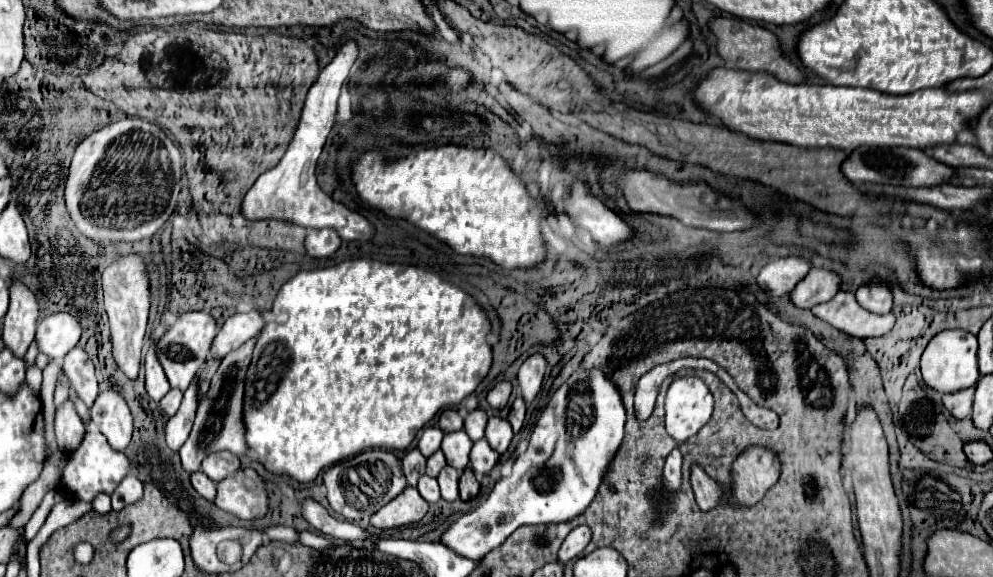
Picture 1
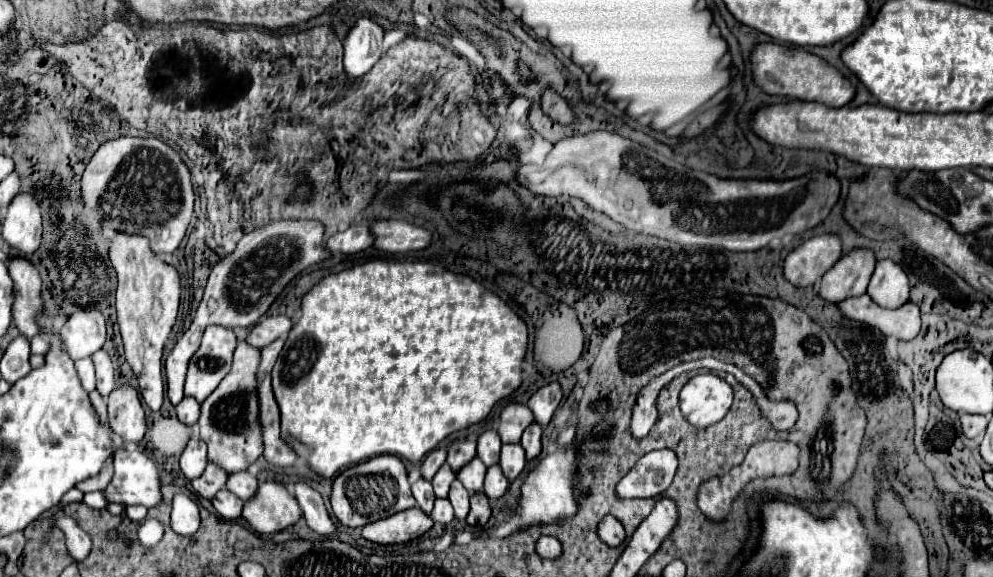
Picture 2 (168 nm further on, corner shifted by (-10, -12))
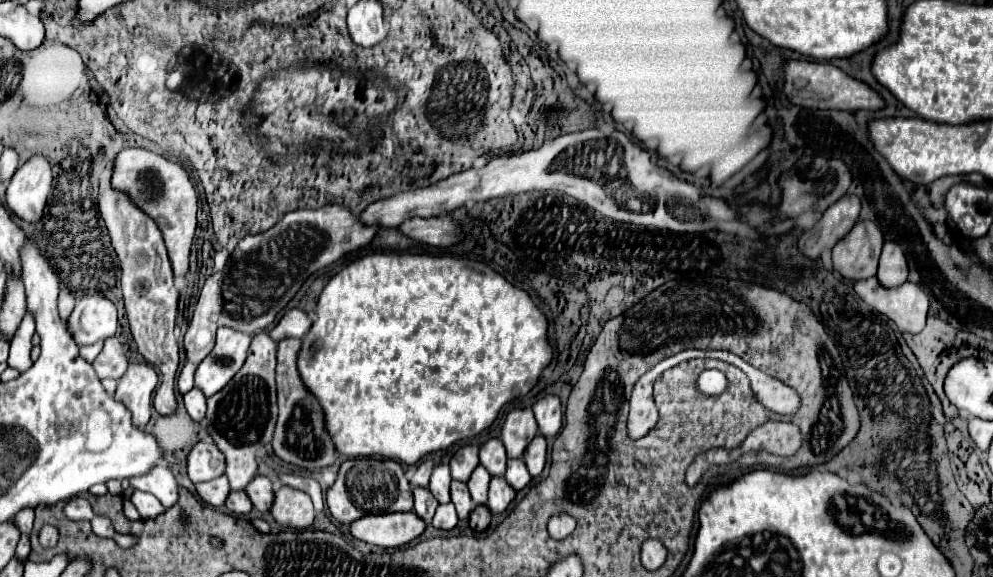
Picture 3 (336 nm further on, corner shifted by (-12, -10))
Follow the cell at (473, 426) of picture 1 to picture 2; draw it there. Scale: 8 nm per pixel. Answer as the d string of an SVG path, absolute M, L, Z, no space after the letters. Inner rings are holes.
M485 431L481 437L479 437L479 443L477 443L477 457L487 465L497 465L499 463L499 453L501 453L501 439L497 435L497 431Z

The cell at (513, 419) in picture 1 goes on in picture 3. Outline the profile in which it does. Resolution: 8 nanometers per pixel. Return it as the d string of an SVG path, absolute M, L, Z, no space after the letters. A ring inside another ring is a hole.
M537 435L531 441L531 445L525 449L525 465L533 477L537 477L545 467L545 449L547 449L547 443L543 435Z

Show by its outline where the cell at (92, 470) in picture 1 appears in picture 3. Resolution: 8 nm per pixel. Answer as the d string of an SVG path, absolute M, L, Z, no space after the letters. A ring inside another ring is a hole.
M165 463L155 465L155 469L151 469L151 473L131 477L129 485L133 489L155 495L163 507L171 507L177 503L177 481Z

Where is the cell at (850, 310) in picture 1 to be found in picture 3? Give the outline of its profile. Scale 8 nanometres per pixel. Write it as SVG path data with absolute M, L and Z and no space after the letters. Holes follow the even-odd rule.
M877 277L855 283L855 293L875 311L887 315L905 333L919 333L925 327L929 299L915 283L903 283L897 289L885 289Z

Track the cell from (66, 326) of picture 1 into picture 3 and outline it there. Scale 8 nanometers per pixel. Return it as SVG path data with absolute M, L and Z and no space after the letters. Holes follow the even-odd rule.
M89 295L77 301L67 323L79 347L93 345L115 335L117 309L103 295Z

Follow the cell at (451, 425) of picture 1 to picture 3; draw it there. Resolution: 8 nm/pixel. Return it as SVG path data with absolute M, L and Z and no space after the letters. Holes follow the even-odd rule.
M465 445L453 455L453 459L449 463L453 479L459 479L459 481L467 481L469 479L473 469L479 465L477 451L479 451L477 445Z

